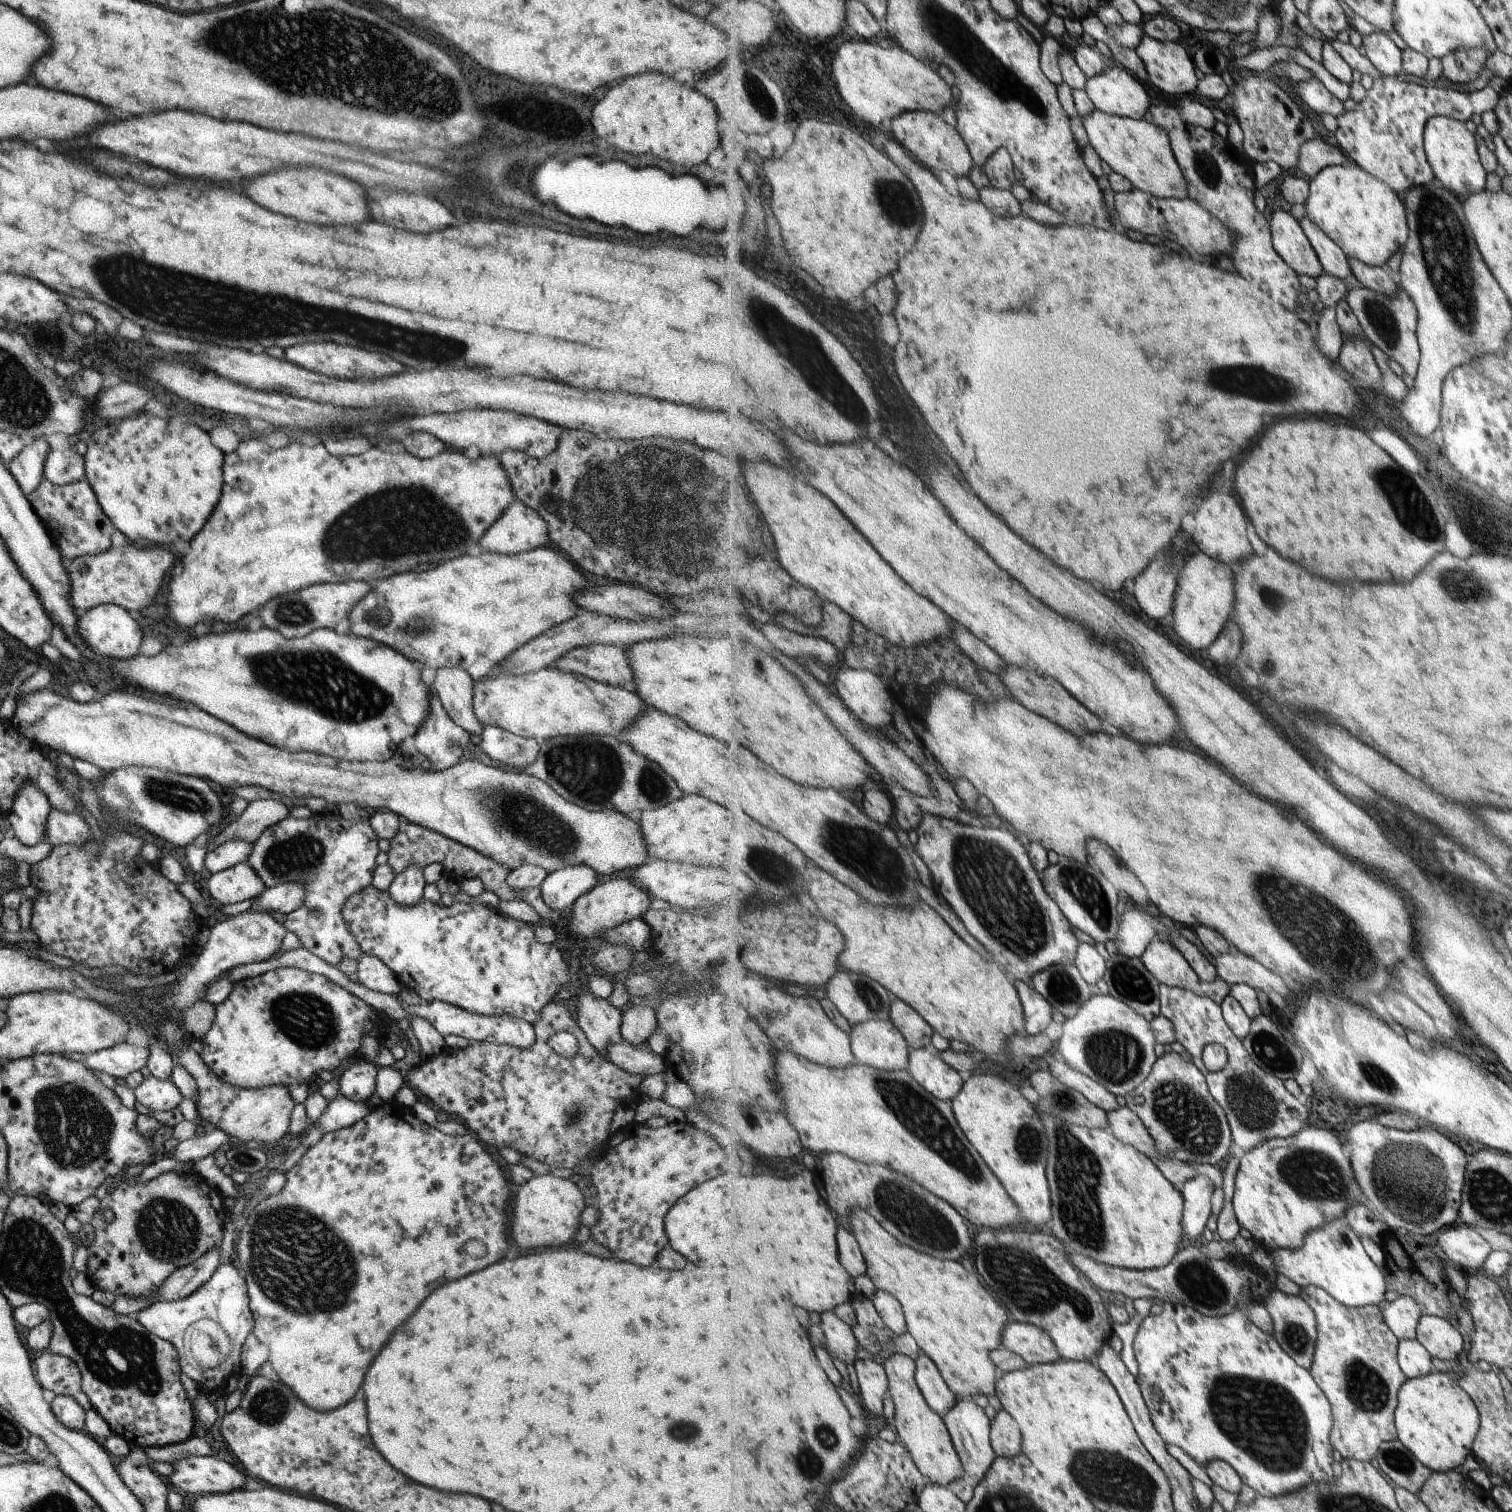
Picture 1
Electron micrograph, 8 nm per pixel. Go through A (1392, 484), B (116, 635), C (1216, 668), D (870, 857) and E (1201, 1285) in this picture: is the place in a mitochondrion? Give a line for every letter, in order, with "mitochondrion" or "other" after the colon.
A: mitochondrion
B: other
C: other
D: mitochondrion
E: mitochondrion

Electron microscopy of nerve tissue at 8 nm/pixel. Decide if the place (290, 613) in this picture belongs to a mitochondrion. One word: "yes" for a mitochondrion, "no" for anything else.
yes

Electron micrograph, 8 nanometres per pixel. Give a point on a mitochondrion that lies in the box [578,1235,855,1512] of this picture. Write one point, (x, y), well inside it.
(834, 1438)

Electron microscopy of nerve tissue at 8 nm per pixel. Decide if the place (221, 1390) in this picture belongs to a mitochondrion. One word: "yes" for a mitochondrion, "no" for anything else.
no

